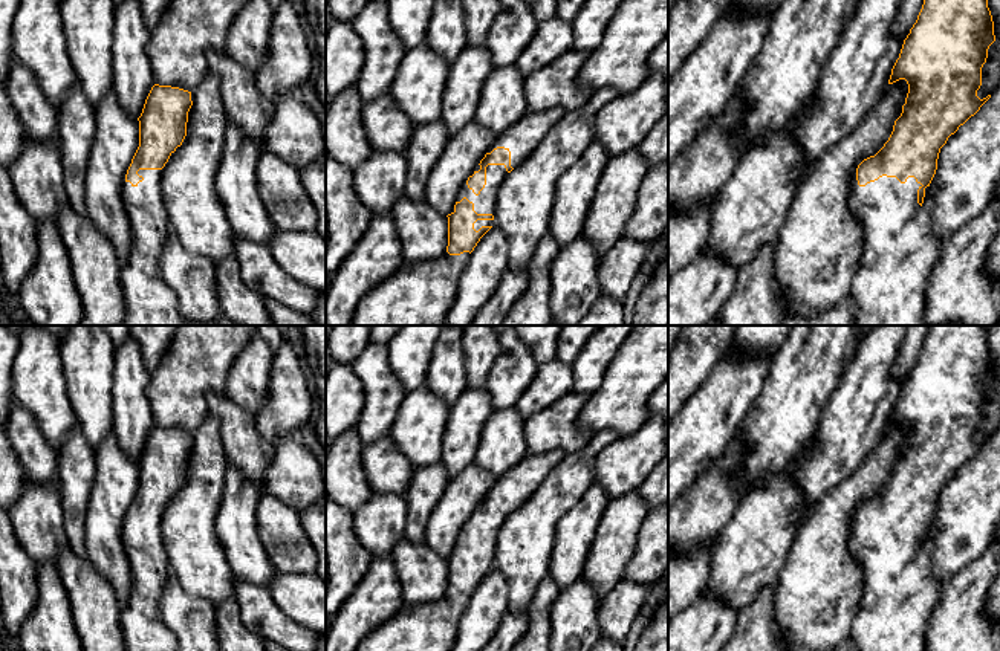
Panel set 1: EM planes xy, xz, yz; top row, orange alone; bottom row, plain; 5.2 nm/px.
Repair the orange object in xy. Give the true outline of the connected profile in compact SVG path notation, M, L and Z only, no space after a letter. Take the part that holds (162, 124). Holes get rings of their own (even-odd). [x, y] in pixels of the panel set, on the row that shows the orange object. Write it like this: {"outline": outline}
{"outline": "M154 84L139 121L139 147L121 186L130 222L128 264L147 274L161 274L159 258L170 228L162 199L162 168L187 136L191 92Z"}

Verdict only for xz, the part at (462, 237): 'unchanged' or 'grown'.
grown

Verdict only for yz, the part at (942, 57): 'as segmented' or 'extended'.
extended

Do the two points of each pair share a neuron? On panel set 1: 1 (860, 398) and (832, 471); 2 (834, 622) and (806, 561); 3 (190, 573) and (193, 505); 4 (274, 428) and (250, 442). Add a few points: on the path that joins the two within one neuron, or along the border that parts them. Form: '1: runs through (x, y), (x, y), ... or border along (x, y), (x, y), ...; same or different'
1: runs through (857, 416), (835, 453); same
2: runs through (818, 607), (818, 576); same
3: runs through (191, 557), (191, 521); same
4: border along (253, 414), (257, 431), (272, 443); different

